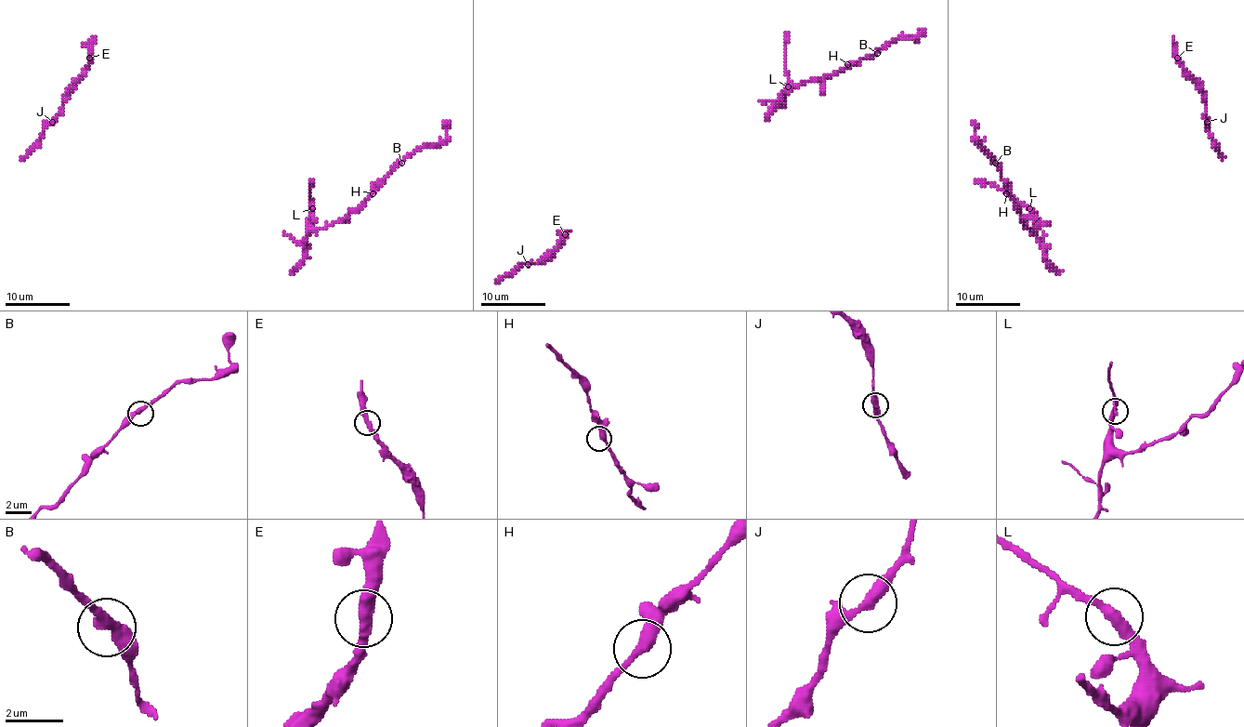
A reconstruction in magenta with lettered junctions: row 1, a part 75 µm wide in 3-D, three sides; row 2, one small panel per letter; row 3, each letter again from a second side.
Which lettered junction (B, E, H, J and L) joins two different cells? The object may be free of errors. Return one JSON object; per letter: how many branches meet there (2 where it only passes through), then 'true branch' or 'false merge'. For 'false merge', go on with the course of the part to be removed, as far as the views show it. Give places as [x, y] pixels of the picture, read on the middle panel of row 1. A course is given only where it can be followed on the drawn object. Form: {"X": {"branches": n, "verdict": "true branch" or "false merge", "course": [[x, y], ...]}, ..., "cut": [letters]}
{"B": {"branches": 2, "verdict": "true branch"}, "E": {"branches": 2, "verdict": "true branch"}, "H": {"branches": 2, "verdict": "true branch"}, "J": {"branches": 2, "verdict": "true branch"}, "L": {"branches": 2, "verdict": "true branch"}, "cut": []}

